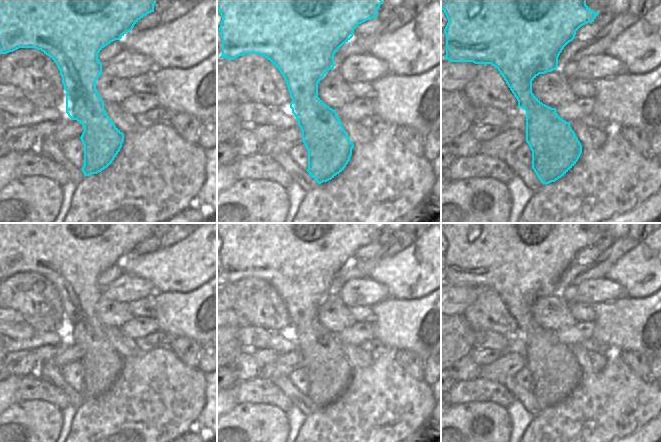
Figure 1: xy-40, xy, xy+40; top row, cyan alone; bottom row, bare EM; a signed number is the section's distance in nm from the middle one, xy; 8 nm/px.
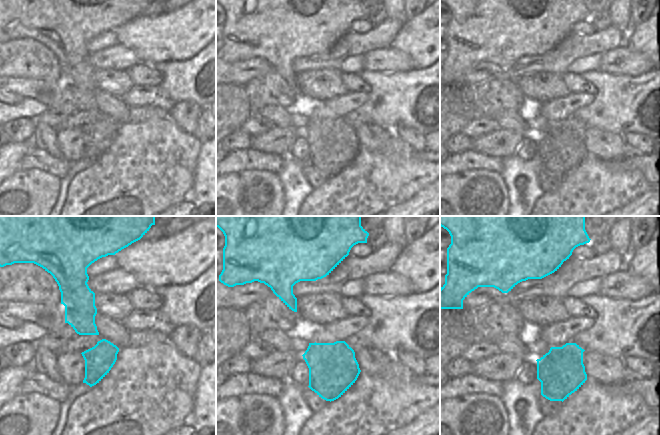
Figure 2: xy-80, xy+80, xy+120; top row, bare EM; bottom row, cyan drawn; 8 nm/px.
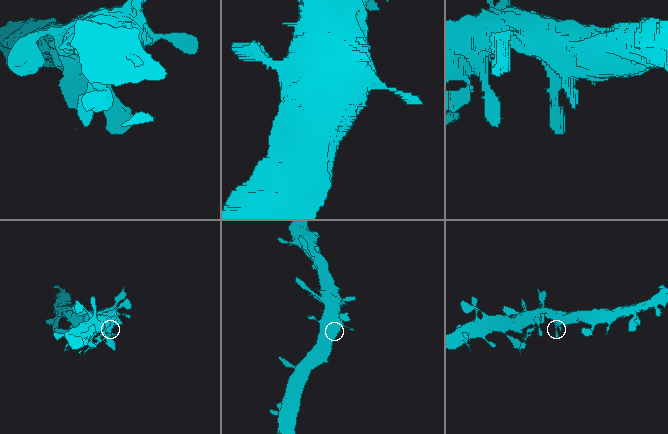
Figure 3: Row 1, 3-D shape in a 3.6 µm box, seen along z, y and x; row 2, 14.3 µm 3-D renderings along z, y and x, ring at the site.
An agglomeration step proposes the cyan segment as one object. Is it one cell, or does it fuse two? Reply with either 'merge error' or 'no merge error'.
no merge error

